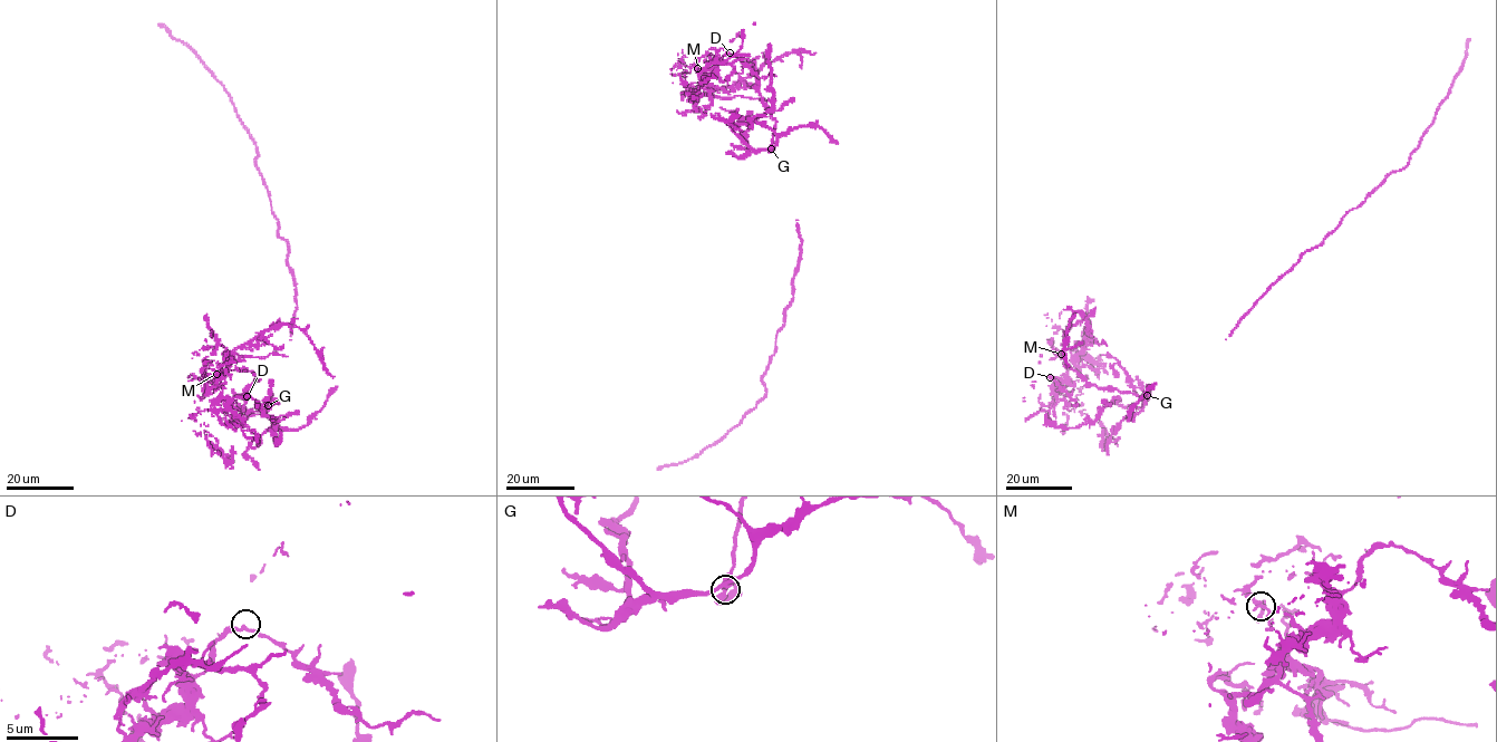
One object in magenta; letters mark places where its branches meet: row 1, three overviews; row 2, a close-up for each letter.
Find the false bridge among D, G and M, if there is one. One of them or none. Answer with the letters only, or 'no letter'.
no letter

